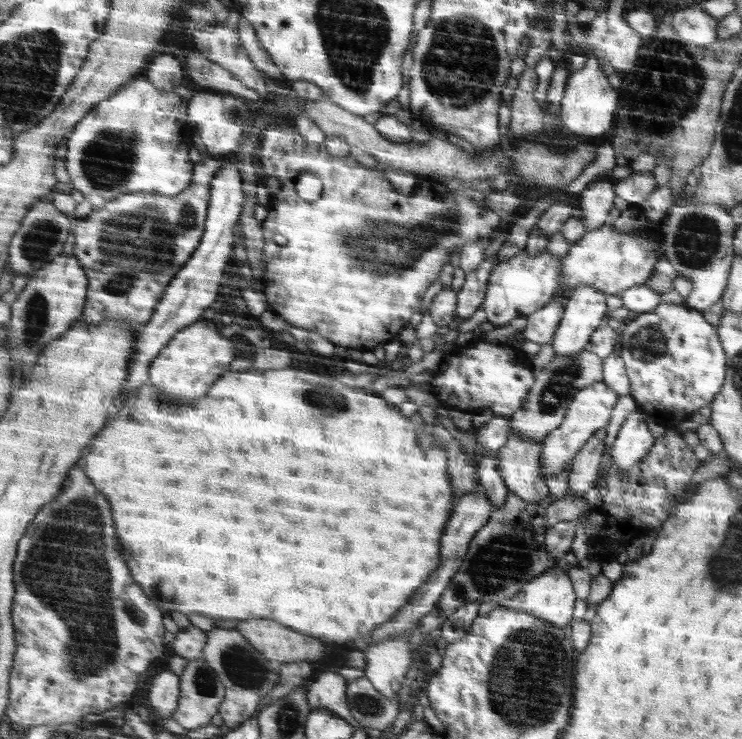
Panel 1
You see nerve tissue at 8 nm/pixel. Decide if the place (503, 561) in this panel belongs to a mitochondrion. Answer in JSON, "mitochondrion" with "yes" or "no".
{"mitochondrion":"yes"}

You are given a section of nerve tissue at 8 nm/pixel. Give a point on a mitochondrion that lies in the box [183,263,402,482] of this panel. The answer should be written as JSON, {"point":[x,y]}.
{"point":[322,399]}

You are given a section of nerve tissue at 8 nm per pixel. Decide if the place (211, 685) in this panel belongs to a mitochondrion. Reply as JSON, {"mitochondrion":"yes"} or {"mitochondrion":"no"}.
{"mitochondrion":"yes"}

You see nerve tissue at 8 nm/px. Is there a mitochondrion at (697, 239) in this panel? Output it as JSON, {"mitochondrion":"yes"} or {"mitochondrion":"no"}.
{"mitochondrion":"yes"}

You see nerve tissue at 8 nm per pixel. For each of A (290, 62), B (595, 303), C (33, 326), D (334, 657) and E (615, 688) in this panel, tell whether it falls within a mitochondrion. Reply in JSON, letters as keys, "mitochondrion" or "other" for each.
{"A":"other","B":"other","C":"mitochondrion","D":"other","E":"other"}

